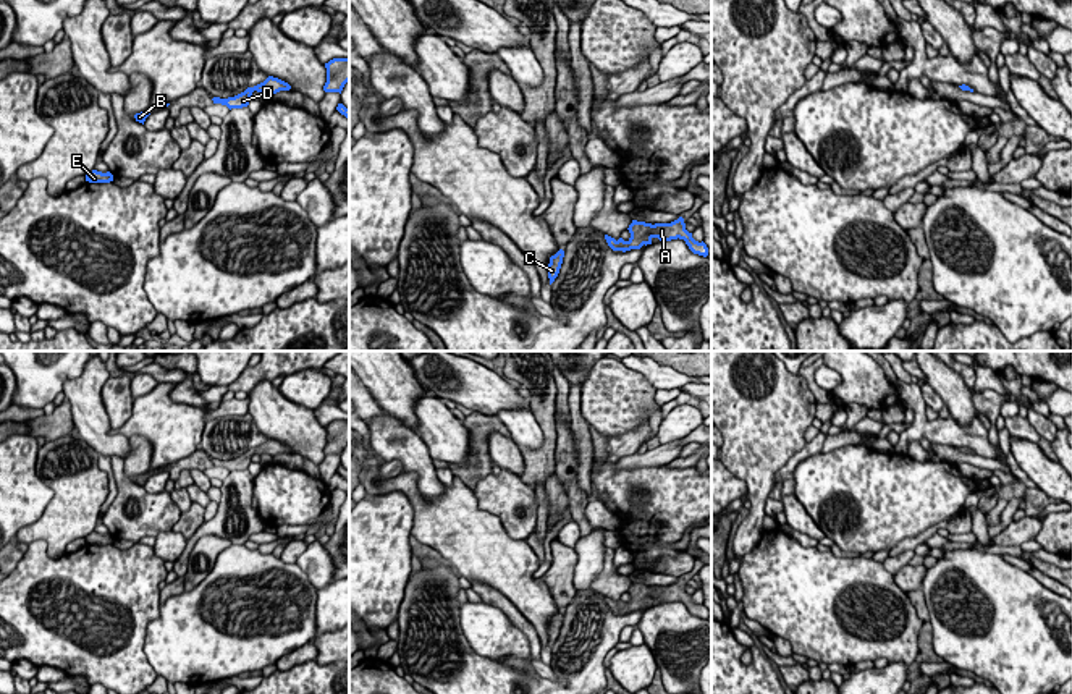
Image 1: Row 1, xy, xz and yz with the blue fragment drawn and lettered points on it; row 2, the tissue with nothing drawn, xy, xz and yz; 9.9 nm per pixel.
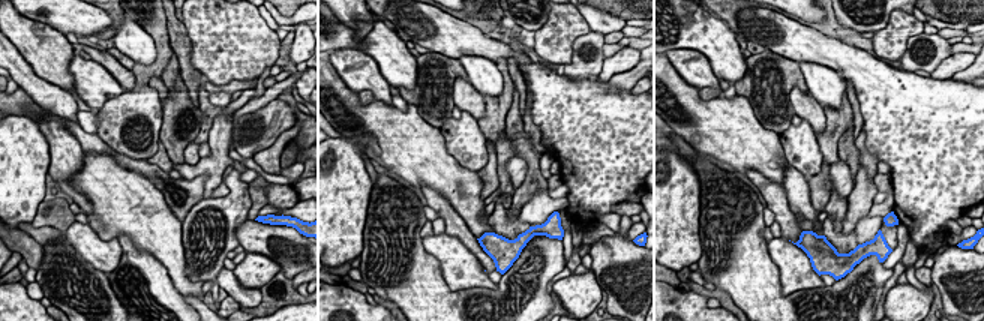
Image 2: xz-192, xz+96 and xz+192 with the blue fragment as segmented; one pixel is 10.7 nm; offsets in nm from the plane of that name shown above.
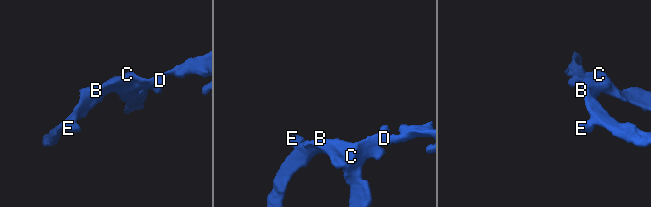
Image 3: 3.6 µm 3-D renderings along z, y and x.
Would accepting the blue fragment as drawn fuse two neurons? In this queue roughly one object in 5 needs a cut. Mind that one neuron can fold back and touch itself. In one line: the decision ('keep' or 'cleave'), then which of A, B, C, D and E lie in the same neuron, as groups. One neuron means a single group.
keep; A B C D E

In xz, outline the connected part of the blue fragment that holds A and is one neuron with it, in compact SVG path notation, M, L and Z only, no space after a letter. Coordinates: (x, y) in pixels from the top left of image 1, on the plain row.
M679 579L671 586L655 586L655 587L632 582L627 592L631 595L631 600L627 603L624 603L623 600L616 603L614 600L605 597L605 602L613 613L626 615L631 611L640 611L644 607L645 608L652 607L653 600L658 600L660 603L671 603L679 600L686 603L686 607L694 616L703 620L708 618L707 607L703 603L698 605L692 600L692 595L686 592L682 579Z

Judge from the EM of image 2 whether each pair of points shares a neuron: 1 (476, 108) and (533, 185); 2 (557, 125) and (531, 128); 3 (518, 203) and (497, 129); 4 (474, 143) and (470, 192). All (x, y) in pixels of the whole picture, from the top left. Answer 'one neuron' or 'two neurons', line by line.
1: two neurons
2: two neurons
3: one neuron
4: two neurons

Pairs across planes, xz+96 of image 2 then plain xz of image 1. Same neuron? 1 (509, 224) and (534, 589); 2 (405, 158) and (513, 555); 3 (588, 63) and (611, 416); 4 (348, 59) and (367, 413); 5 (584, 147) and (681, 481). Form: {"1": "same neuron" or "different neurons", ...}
{"1": "different neurons", "2": "same neuron", "3": "different neurons", "4": "different neurons", "5": "same neuron"}

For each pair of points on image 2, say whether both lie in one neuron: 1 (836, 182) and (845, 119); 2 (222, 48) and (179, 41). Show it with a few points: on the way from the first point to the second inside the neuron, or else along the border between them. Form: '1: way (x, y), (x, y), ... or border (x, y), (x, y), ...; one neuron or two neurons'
1: border (839, 158), (849, 167), (854, 182), (848, 194); two neurons
2: border (182, 15), (191, 44), (191, 63), (203, 75); two neurons

